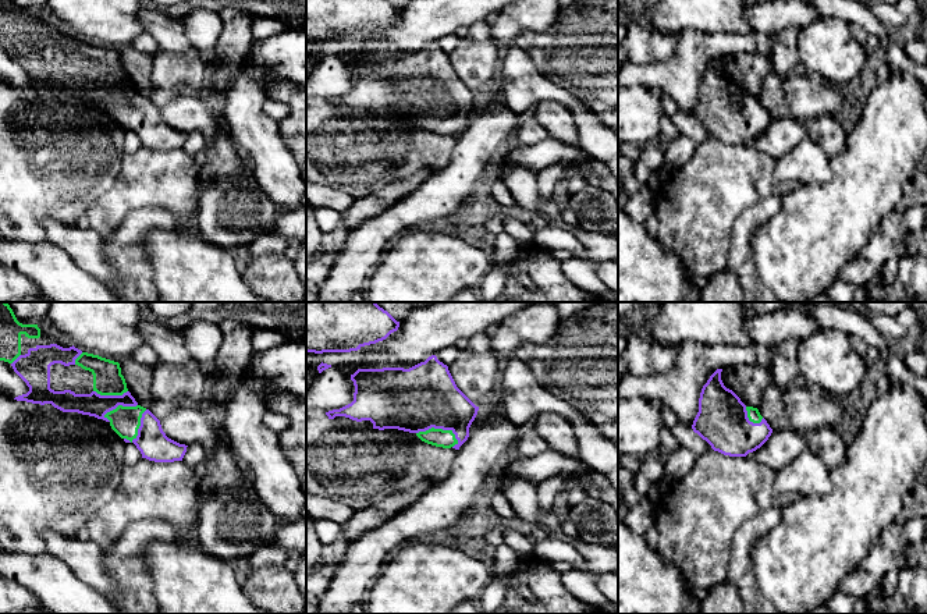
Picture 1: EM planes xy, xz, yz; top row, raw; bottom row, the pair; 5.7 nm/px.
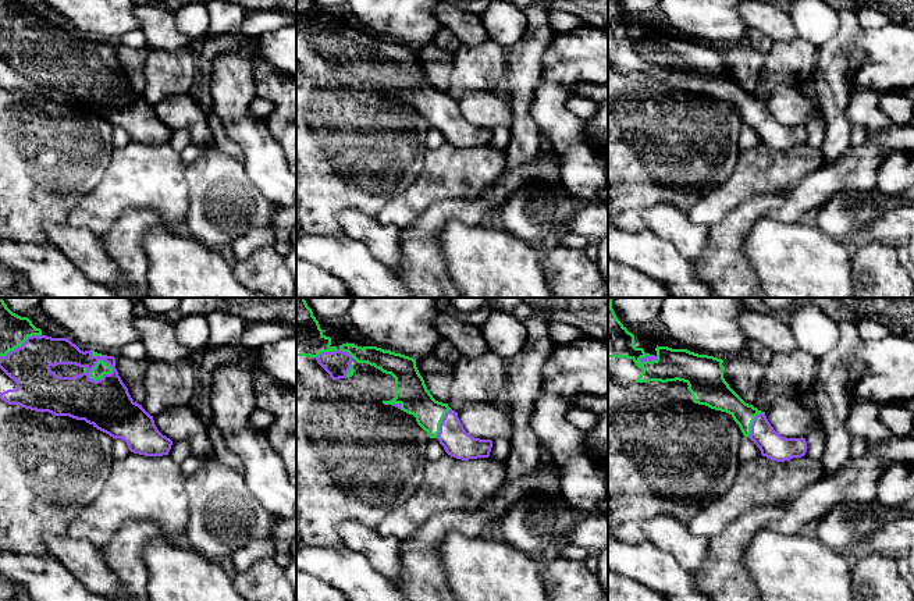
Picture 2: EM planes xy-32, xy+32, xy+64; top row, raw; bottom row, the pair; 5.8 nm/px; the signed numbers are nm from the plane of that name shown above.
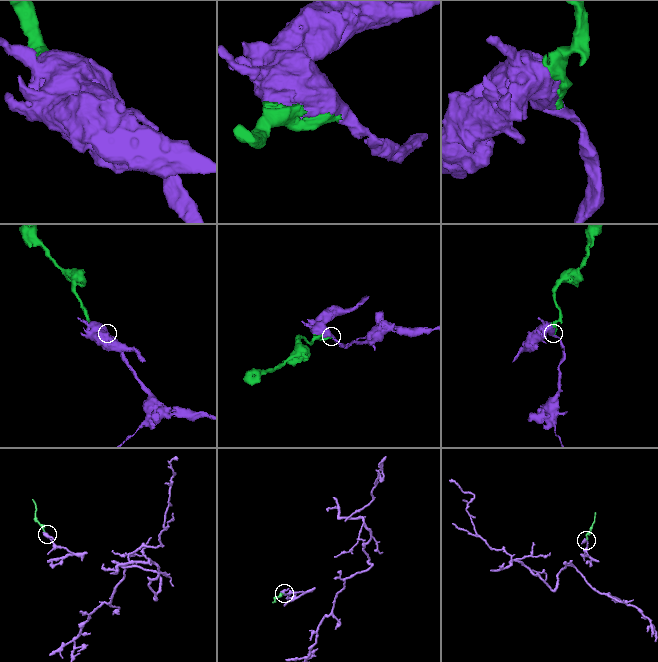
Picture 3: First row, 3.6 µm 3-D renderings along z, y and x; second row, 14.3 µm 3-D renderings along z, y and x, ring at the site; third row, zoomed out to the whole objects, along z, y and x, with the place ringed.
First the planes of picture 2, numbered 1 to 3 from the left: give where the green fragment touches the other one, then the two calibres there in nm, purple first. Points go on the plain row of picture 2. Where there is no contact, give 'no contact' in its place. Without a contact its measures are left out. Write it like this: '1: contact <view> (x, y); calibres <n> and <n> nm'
1: contact xy-32 (100, 67); calibres 280 and 80 nm
2: contact xy+32 (334, 39); calibres 150 and 260 nm
3: contact xy+64 (753, 110); calibres 150 and 160 nm

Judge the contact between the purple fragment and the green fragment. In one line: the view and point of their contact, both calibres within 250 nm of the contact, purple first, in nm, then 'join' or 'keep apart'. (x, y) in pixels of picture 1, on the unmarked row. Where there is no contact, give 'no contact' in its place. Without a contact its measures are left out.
meets purple in xz at (440, 116); 380 nm thick on the purple side, 110 nm on the other; join

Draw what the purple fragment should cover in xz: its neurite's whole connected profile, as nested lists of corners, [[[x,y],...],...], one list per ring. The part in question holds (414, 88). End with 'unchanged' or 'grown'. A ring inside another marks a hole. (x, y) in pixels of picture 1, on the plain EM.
[[[436,43],[409,57],[358,57],[351,68],[354,89],[326,100],[328,107],[370,109],[373,117],[415,121],[436,135],[459,138],[479,99]]]; grown

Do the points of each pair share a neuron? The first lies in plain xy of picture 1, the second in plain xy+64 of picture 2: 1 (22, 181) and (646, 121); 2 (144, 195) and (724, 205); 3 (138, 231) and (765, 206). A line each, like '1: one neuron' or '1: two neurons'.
1: one neuron
2: one neuron
3: one neuron

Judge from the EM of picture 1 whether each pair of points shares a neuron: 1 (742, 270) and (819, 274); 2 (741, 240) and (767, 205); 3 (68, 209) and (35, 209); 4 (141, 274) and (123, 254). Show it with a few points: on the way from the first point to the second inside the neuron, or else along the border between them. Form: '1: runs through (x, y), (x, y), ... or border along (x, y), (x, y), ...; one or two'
1: border along (750, 240), (750, 254), (756, 274), (767, 287); two
2: runs through (743, 231), (759, 213); one
3: runs through (60, 209), (43, 209); one
4: runs through (135, 269), (128, 259); one

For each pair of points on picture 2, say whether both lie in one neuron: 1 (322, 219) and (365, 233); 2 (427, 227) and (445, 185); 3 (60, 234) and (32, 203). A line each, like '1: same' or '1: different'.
1: different
2: different
3: different

